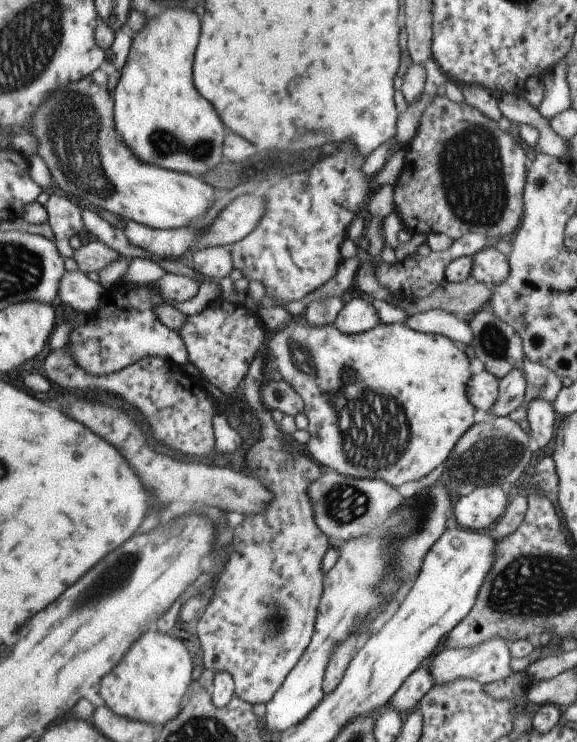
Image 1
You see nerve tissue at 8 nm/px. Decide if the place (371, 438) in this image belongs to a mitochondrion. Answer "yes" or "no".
yes

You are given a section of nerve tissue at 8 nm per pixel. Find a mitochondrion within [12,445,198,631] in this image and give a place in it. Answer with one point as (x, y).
(101, 587)

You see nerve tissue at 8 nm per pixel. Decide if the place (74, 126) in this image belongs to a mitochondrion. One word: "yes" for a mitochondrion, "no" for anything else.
yes

